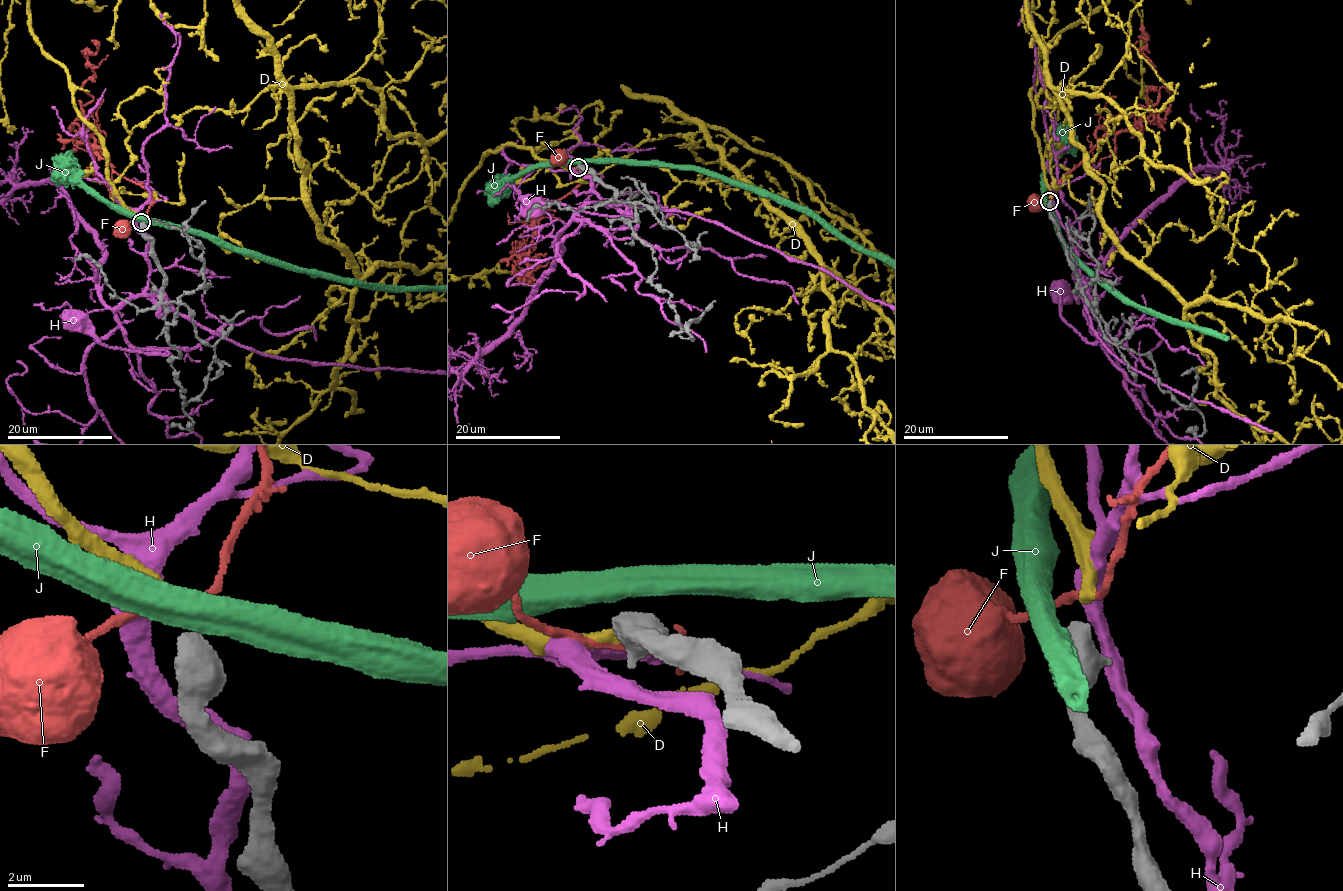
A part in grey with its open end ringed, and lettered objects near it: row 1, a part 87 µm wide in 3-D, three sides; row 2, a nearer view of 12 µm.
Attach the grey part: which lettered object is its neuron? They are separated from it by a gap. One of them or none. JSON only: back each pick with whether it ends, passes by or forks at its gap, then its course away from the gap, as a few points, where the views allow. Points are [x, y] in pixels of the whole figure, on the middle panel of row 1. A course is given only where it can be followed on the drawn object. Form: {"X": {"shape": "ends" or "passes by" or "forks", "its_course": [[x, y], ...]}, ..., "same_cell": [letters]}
{"D": {"shape": "ends"}, "same_cell": ["D"]}

